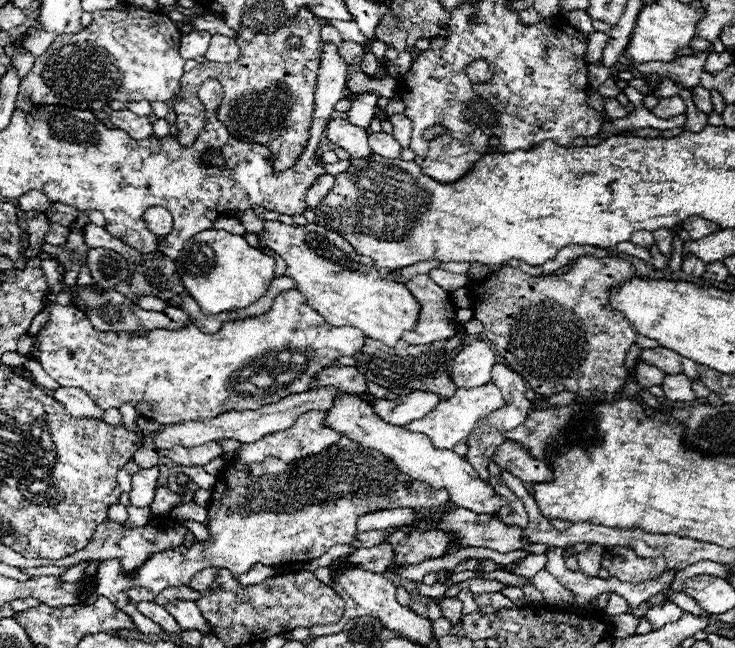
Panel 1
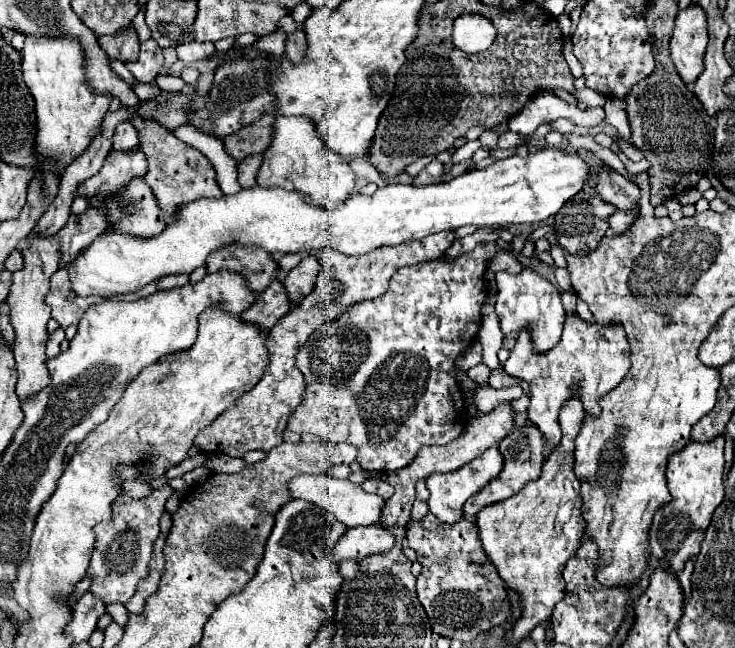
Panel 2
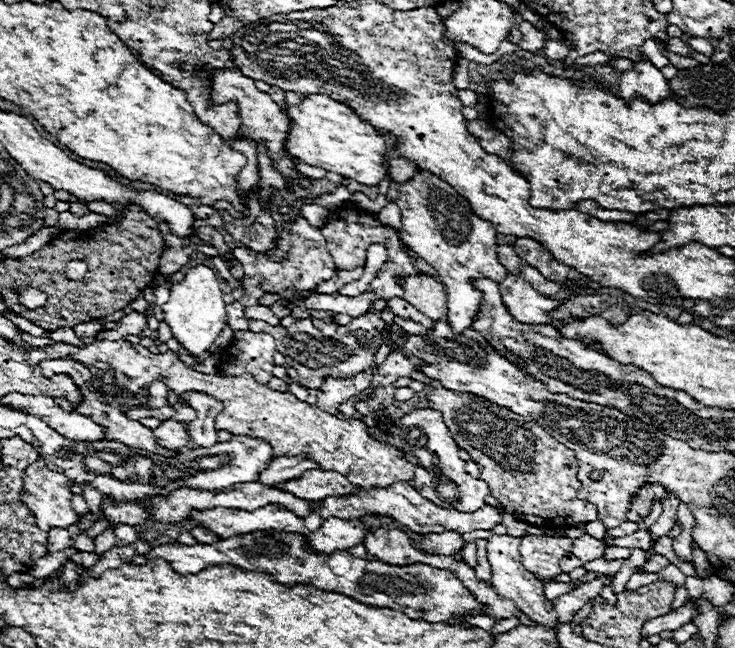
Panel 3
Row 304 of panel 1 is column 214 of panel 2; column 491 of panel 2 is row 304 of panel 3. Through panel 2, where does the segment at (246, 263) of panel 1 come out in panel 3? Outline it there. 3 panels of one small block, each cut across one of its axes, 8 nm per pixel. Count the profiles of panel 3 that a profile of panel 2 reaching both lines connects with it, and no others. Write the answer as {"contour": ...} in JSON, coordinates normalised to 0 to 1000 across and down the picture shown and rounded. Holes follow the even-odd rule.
{"contour":[[[264,410],[253,417],[248,435],[231,444],[231,463],[220,472],[223,497],[234,506],[237,522],[264,549],[275,549],[297,522],[307,500],[307,475],[299,448],[299,429],[286,410]]]}

